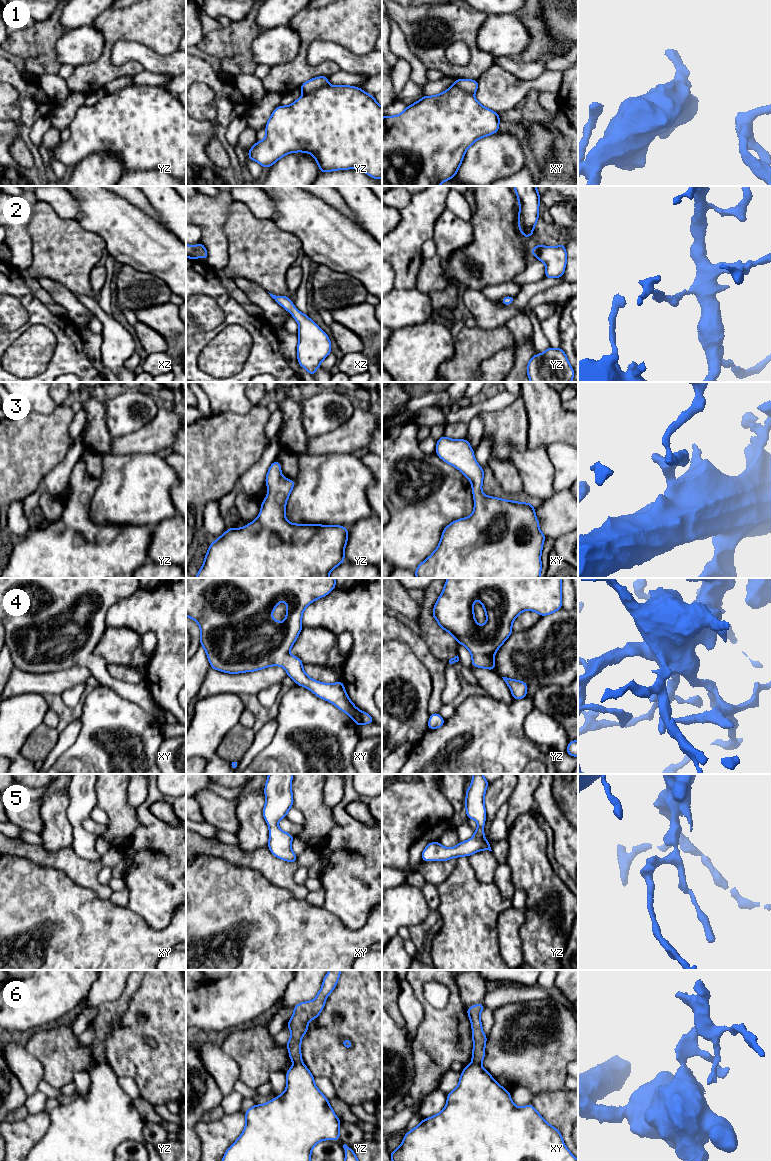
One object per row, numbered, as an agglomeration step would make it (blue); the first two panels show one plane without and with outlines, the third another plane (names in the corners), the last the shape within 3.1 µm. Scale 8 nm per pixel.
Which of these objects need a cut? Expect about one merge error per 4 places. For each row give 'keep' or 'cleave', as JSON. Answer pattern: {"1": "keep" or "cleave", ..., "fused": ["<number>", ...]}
{"1": "cleave", "2": "keep", "3": "keep", "4": "keep", "5": "keep", "6": "cleave", "fused": ["1", "6"]}

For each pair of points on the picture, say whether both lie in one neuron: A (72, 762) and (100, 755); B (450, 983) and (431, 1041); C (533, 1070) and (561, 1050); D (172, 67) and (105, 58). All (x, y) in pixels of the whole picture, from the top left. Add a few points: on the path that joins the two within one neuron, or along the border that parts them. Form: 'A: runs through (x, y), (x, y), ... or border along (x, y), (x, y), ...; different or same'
A: runs through (79, 762), (93, 762); same
B: runs through (453, 997), (453, 1019), (445, 1027); same
C: runs through (540, 1063), (554, 1050); same
D: border along (112, 46), (113, 63), (135, 61); different

